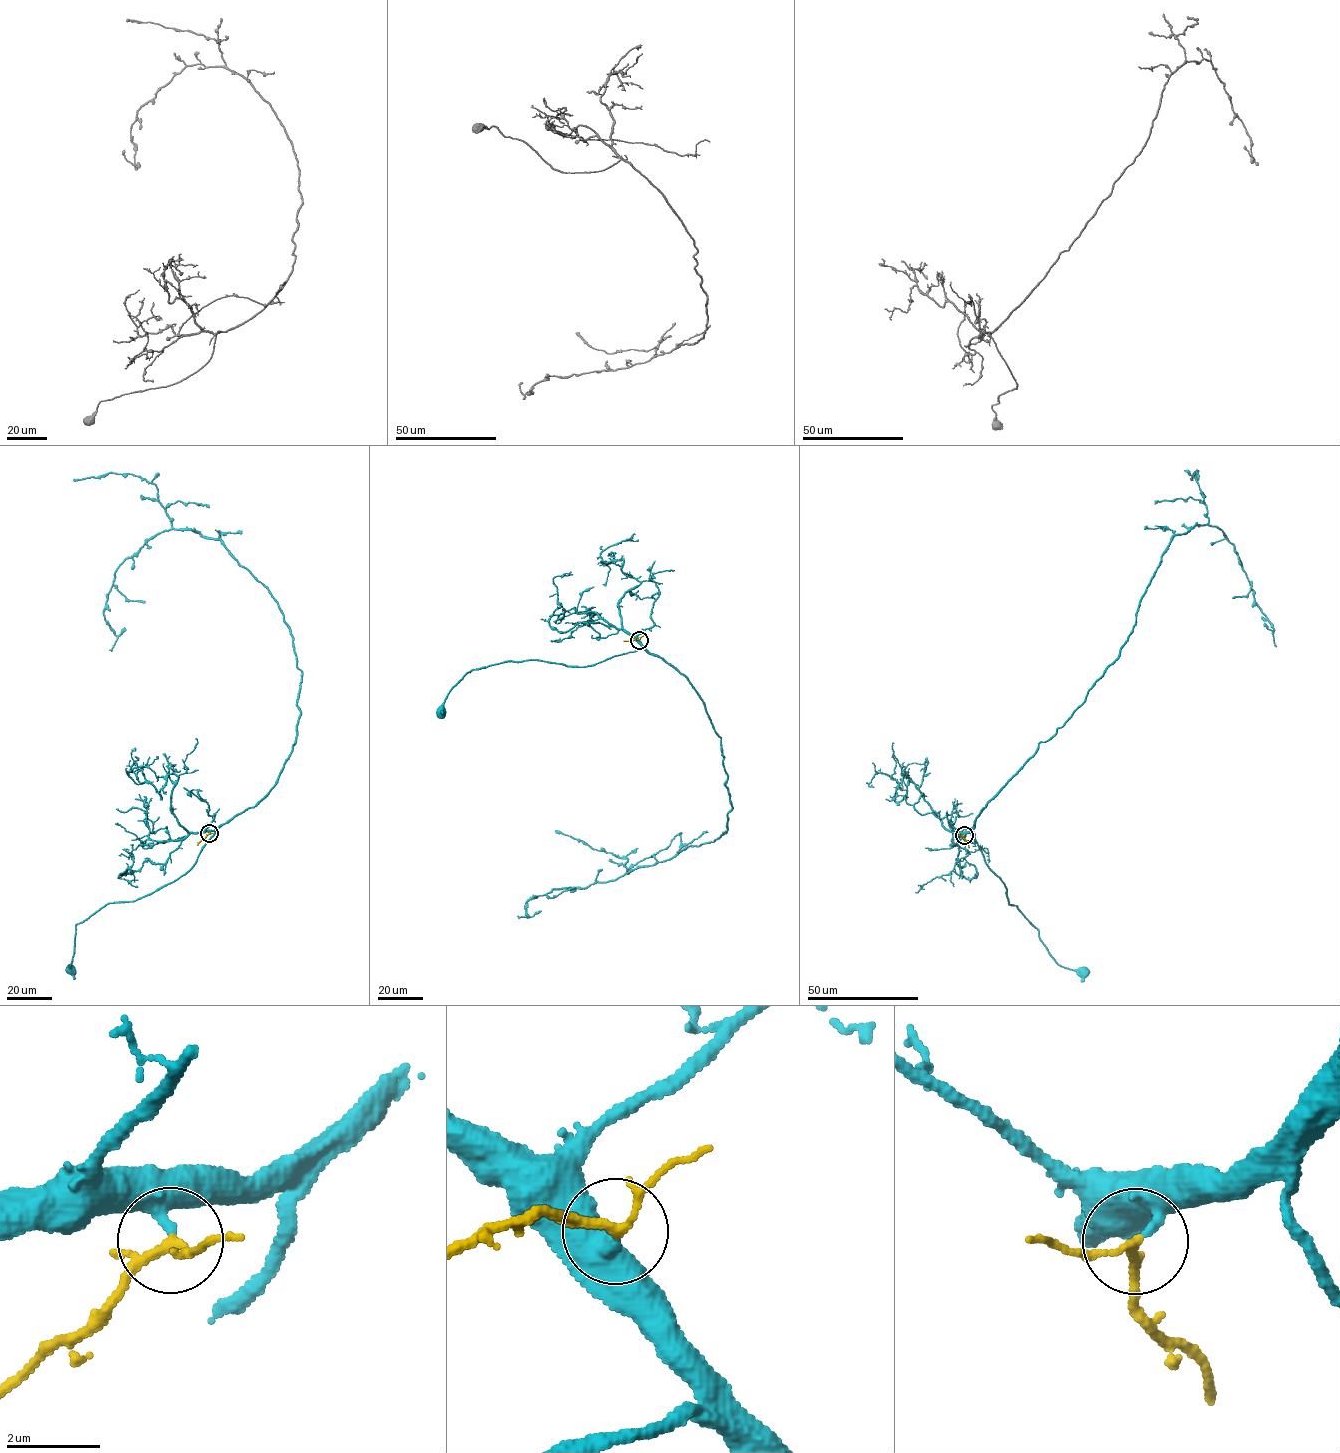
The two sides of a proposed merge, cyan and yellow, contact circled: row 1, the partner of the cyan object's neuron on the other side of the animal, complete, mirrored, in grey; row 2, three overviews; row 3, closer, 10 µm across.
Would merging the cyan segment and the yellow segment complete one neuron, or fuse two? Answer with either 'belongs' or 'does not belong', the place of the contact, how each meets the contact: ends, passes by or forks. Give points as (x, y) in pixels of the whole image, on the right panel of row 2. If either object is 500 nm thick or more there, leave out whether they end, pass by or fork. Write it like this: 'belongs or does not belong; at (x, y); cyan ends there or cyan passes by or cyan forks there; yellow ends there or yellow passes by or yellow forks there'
belongs; at (964, 835); cyan ends there; yellow forks there

